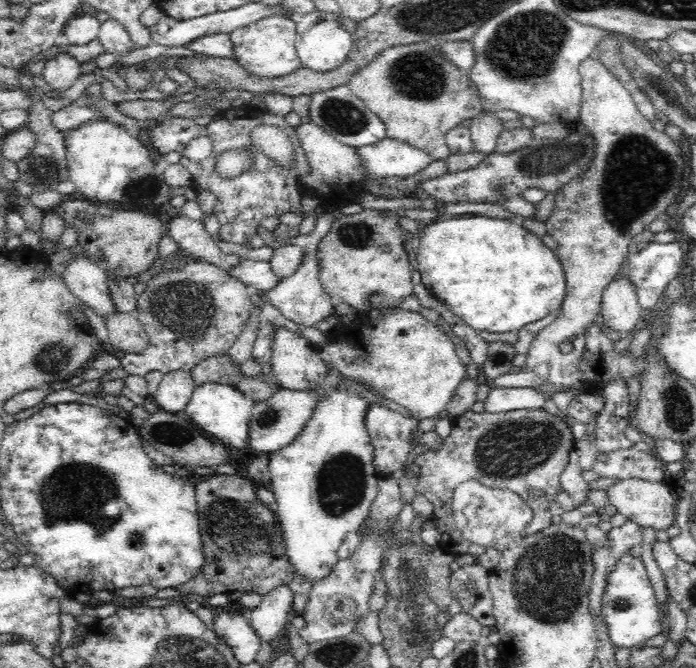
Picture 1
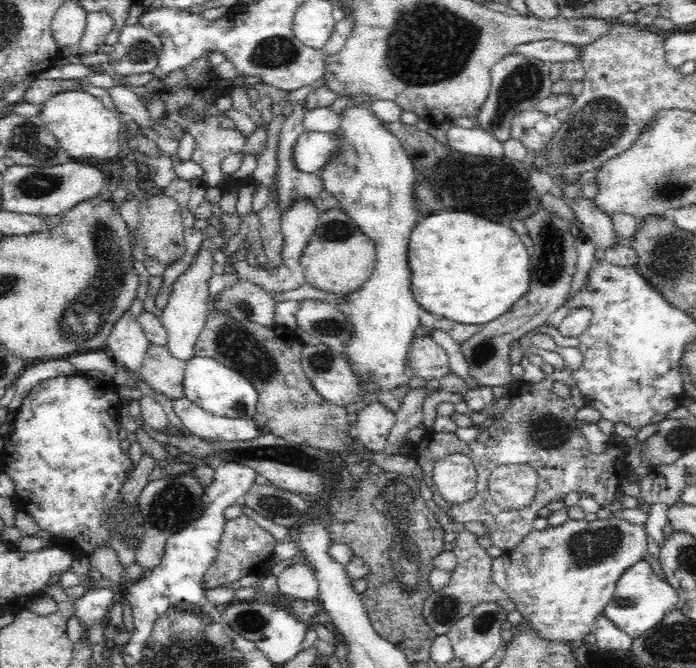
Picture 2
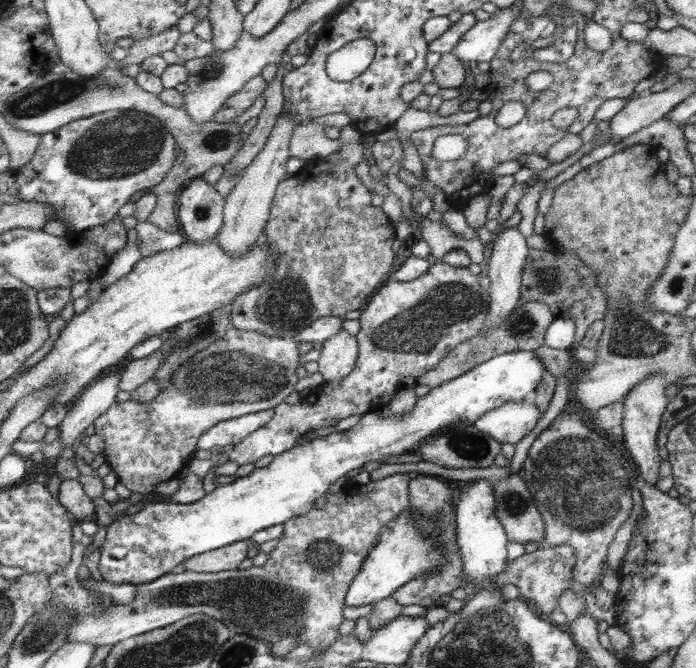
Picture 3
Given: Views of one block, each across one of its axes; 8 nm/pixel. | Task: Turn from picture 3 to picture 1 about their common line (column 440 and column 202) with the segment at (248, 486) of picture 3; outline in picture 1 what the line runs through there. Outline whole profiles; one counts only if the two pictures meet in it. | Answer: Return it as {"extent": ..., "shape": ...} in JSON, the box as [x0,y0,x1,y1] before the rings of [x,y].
{"extent":[184,382,253,449],"shape":[[[209,382],[206,385],[197,386],[193,391],[192,398],[184,411],[201,429],[214,440],[226,447],[244,449],[248,448],[250,440],[250,422],[253,401],[247,398],[236,387],[229,384]]]}

